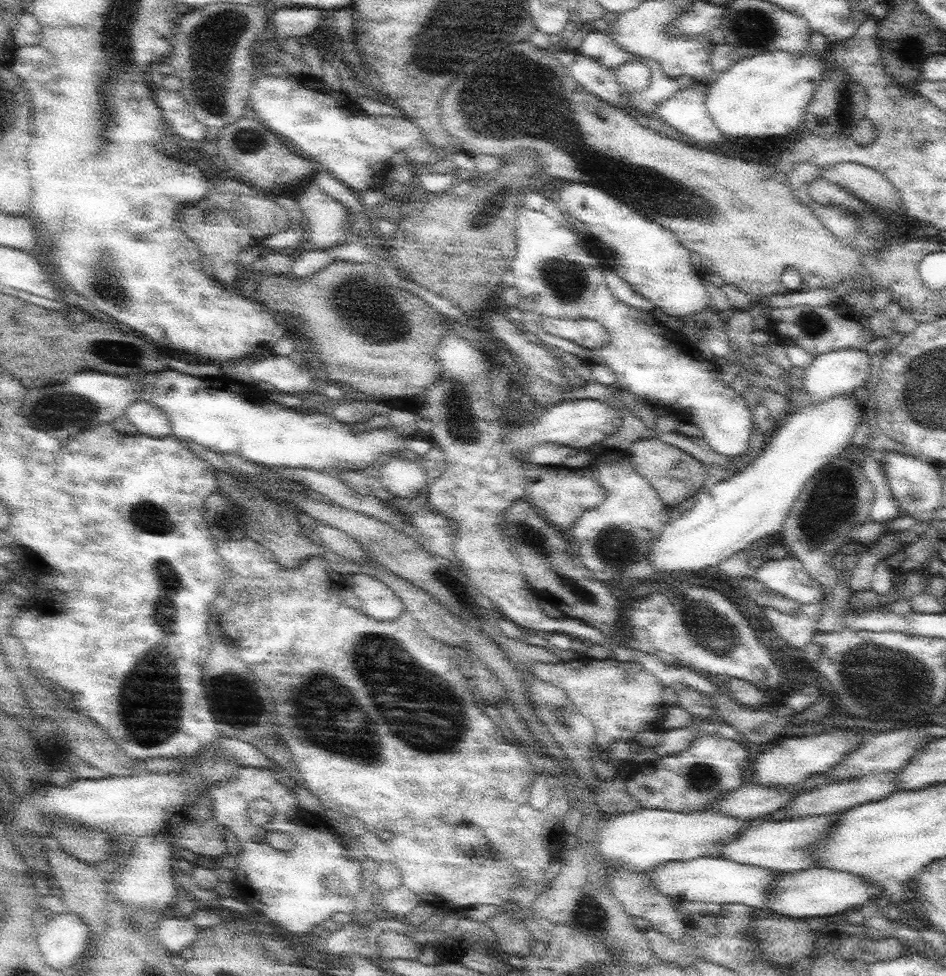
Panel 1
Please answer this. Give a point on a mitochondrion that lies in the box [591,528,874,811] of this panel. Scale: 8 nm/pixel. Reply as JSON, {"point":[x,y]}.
{"point":[703,624]}

